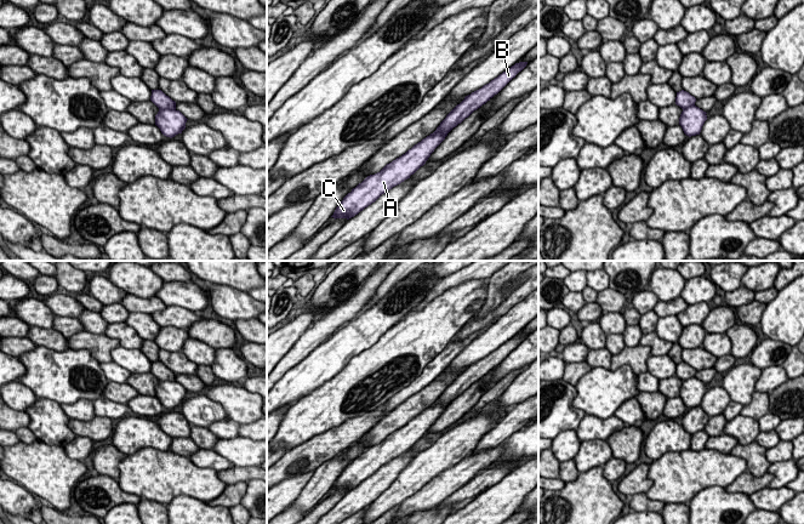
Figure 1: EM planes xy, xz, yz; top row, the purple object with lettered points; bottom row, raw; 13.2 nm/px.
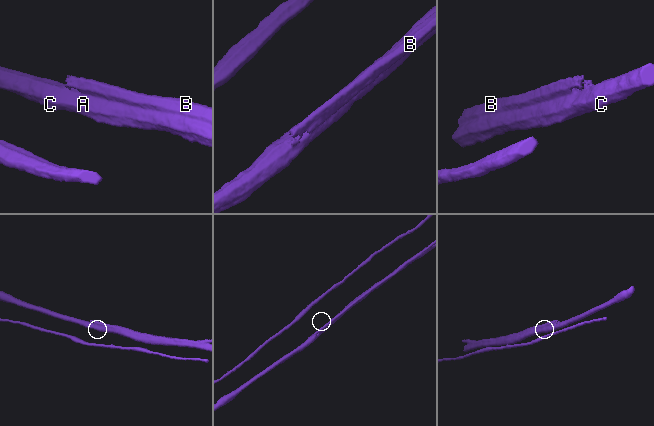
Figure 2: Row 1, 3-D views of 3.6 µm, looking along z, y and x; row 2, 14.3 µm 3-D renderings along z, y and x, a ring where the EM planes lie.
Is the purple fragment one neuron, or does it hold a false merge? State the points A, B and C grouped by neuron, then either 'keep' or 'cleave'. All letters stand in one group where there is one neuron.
groups A C / B; cleave

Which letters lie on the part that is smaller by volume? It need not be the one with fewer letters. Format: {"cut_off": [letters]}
{"cut_off": ["B"]}

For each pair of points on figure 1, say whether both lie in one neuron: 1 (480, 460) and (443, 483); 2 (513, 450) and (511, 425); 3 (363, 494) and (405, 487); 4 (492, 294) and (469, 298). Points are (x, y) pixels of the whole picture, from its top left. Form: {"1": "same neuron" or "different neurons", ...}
{"1": "same neuron", "2": "different neurons", "3": "different neurons", "4": "different neurons"}

